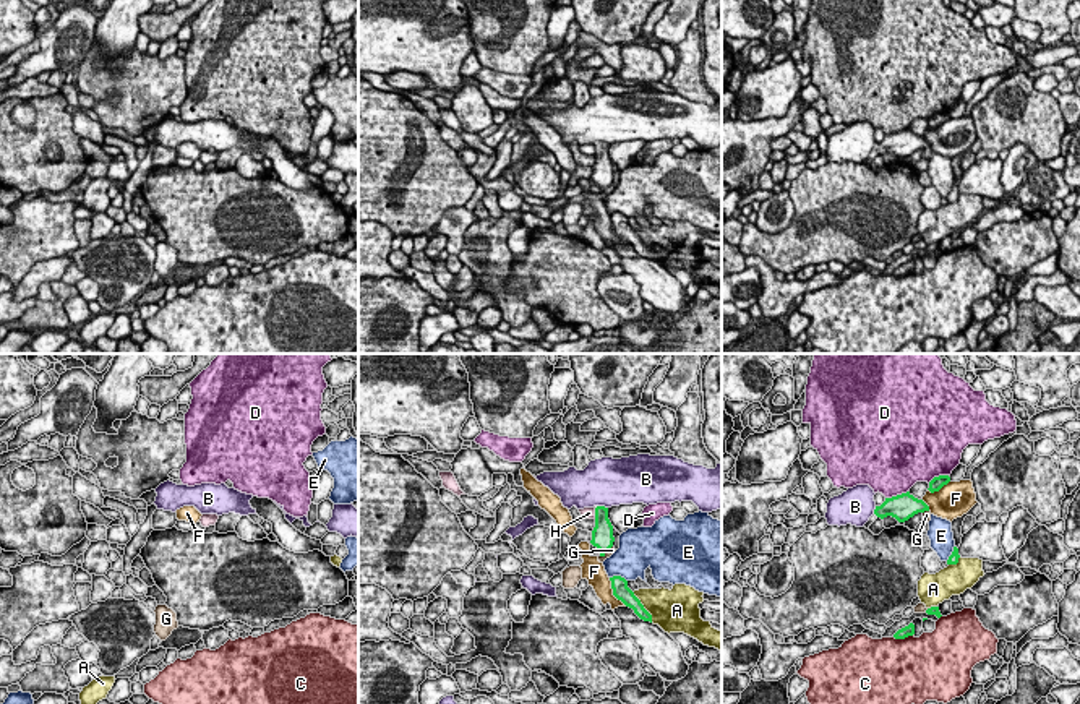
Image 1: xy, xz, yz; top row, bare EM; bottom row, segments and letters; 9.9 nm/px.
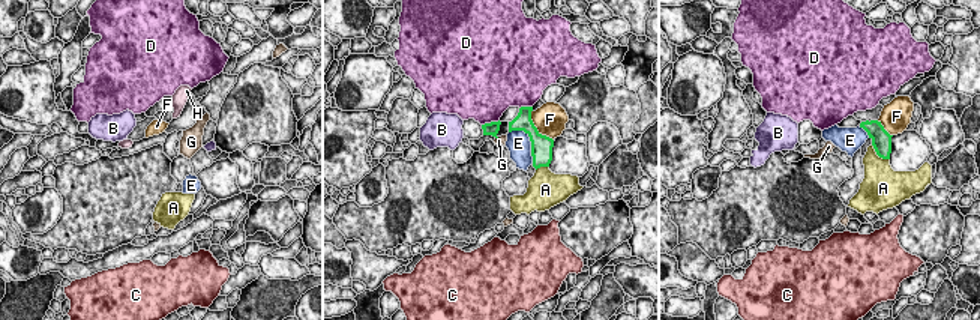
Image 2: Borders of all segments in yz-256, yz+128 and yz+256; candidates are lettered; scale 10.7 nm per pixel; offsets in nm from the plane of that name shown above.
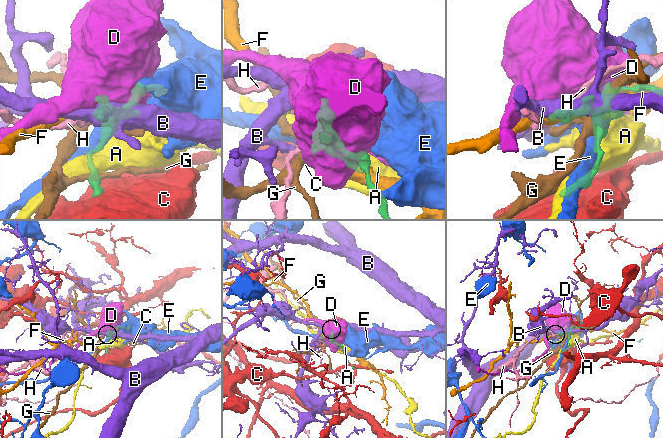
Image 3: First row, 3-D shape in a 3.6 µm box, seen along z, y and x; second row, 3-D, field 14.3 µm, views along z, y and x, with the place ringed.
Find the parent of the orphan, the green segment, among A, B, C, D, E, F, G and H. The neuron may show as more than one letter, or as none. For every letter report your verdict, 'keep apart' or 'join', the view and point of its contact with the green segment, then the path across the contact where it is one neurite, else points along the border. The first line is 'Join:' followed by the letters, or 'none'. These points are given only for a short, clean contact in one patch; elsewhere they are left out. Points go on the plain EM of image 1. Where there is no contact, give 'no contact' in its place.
Join: none
A: keep apart; contact xz (642, 244)
B: keep apart; contact xz (602, 143); border xz (597, 141), (607, 145)
C: keep apart; contact yz (904, 274)
D: keep apart; contact yz (897, 132)
E: keep apart; contact xz (618, 213)
F: keep apart; contact xz (613, 229)
G: keep apart; contact xz (605, 188)
H: keep apart; contact xz (595, 150)

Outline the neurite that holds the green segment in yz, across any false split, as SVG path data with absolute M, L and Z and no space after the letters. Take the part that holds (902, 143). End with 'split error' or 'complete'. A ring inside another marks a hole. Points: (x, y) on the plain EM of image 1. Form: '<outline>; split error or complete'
M910 128L885 135L881 143L876 143L874 151L881 156L892 152L898 159L905 159L918 149L929 148L929 143L923 138L915 135Z; complete

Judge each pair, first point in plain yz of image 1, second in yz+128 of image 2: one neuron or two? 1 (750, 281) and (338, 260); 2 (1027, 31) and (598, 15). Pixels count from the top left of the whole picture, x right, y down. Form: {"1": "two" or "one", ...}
{"1": "one", "2": "two"}

